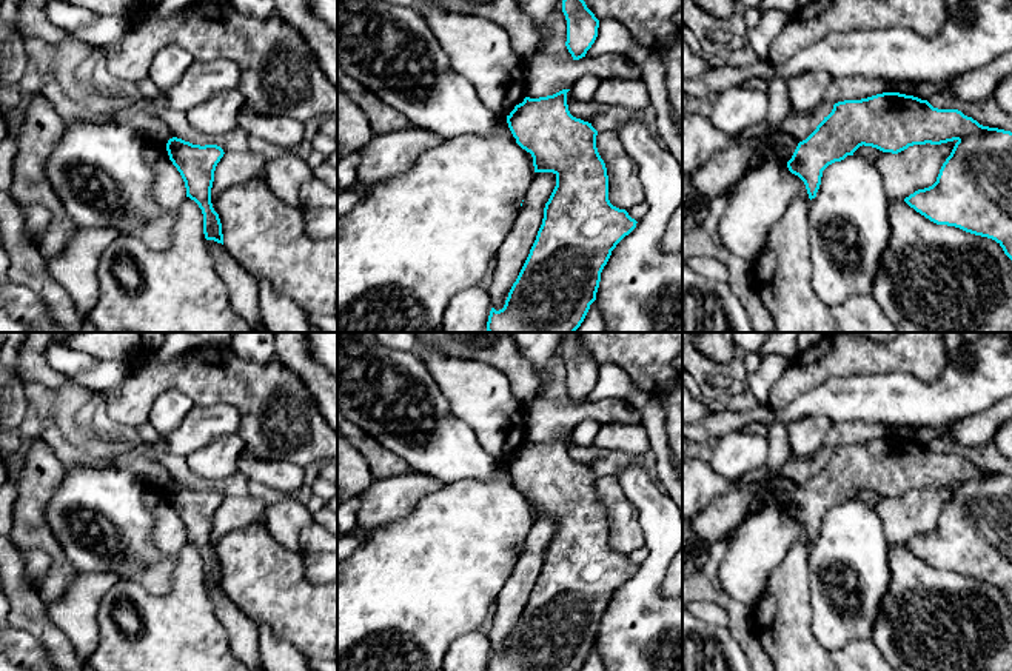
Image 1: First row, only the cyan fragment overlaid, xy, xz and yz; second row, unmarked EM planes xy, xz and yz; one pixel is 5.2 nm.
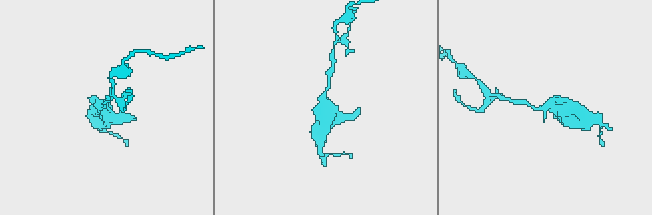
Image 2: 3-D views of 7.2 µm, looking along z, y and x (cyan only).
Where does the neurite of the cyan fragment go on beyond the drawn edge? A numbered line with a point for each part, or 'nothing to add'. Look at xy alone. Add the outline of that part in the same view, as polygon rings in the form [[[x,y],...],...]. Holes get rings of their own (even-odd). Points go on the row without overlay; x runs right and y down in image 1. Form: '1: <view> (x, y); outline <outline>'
nothing to add

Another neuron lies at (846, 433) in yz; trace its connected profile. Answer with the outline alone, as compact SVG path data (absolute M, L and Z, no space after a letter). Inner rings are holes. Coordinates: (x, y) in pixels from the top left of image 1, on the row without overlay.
M841 422L832 423L821 448L838 448L844 445L861 445L883 437L900 437L915 440L916 426L889 426L875 422Z

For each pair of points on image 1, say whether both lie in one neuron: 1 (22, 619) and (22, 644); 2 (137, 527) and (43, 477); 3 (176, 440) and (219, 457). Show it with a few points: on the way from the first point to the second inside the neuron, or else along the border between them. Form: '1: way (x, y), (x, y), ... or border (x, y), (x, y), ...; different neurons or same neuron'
1: border (16, 627), (31, 633), (48, 654); different neurons
2: border (67, 468), (45, 510), (48, 520); different neurons
3: border (230, 433), (213, 439), (185, 456); different neurons

